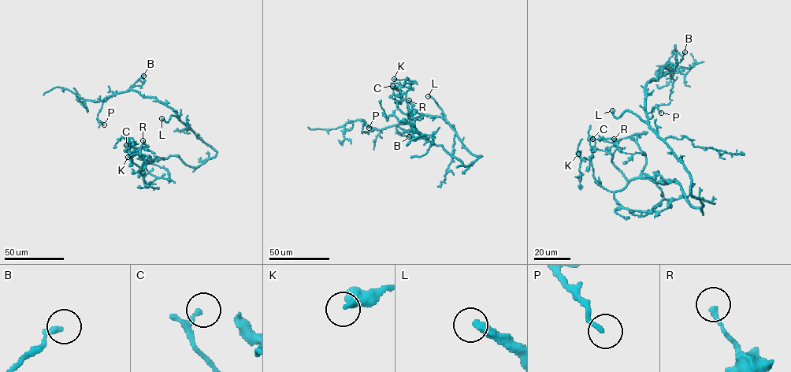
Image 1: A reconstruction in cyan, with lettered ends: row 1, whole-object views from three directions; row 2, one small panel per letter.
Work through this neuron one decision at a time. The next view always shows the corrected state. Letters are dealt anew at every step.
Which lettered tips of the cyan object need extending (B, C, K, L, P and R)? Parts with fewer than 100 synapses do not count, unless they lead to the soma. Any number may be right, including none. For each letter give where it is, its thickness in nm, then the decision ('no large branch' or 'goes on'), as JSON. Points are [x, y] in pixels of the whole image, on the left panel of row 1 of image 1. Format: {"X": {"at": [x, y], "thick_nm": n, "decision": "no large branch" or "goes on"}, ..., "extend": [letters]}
{"B": {"at": [143, 76], "thick_nm": 260, "decision": "no large branch"}, "C": {"at": [126, 145], "thick_nm": 140, "decision": "no large branch"}, "K": {"at": [128, 157], "thick_nm": 320, "decision": "no large branch"}, "L": {"at": [161, 118], "thick_nm": 360, "decision": "goes on"}, "P": {"at": [104, 124], "thick_nm": 200, "decision": "no large branch"}, "R": {"at": [142, 140], "thick_nm": 200, "decision": "no large branch"}, "extend": ["L"]}

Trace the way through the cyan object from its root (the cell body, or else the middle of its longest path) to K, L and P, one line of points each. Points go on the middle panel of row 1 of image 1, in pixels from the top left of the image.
K: (477, 156), (481, 155), (465, 165), (422, 135), (408, 115), (405, 97), (411, 83), (394, 79)
L: (477, 156), (471, 154), (463, 145), (446, 120), (441, 109), (428, 96)
P: (477, 156), (471, 154), (450, 124), (440, 117), (423, 115), (405, 124), (362, 132), (364, 123), (369, 128)

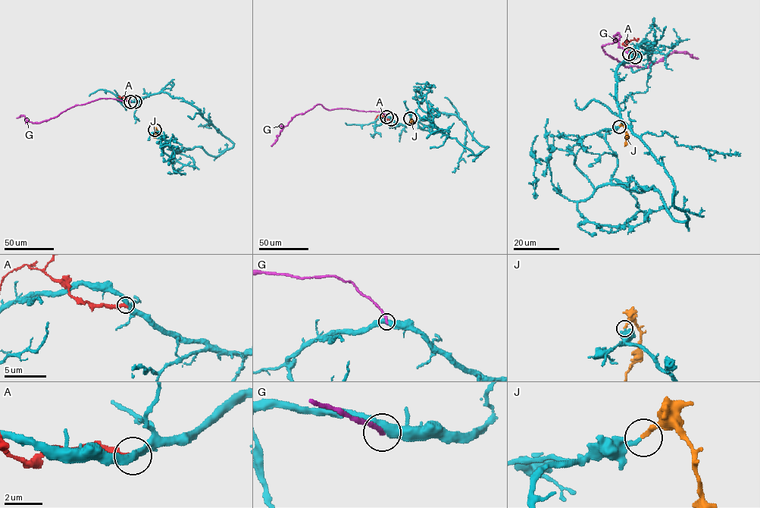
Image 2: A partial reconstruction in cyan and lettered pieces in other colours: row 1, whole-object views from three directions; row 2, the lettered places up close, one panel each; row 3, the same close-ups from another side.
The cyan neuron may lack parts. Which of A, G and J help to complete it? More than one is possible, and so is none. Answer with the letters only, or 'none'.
J

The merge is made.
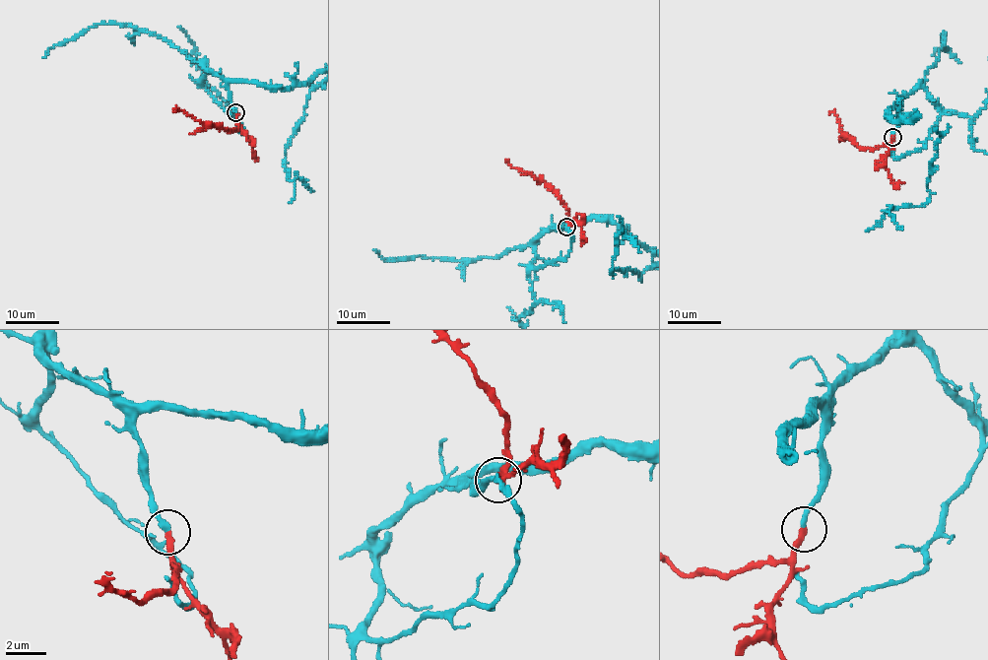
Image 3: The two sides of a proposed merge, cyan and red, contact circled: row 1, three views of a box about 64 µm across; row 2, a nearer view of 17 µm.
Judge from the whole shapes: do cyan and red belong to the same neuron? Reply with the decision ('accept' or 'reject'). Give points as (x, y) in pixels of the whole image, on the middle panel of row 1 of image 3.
accept

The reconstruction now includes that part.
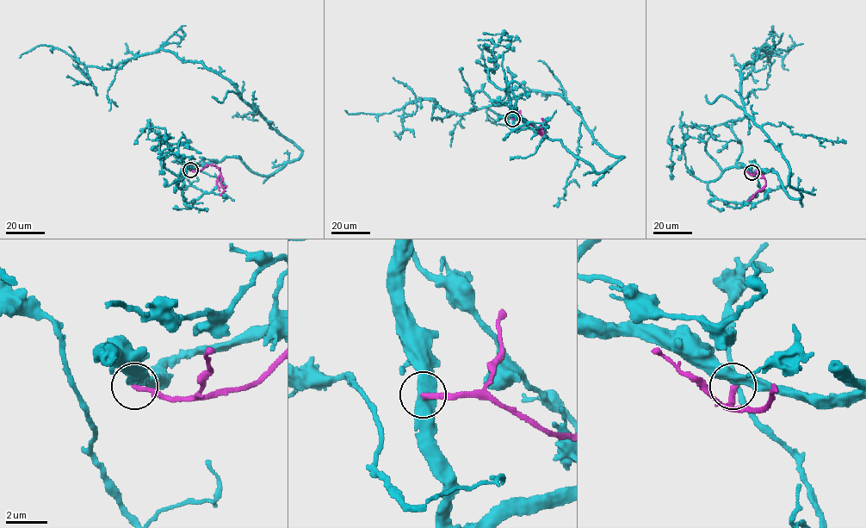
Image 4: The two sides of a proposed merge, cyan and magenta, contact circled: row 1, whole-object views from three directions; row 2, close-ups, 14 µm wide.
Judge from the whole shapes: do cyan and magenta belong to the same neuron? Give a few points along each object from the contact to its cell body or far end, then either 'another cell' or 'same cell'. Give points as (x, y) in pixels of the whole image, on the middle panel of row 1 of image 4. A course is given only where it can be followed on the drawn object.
course cyan (512, 119), (598, 172), (623, 157), (554, 94), (458, 114), (424, 99), (345, 110); course magenta (512, 119), (535, 126), (542, 135), (542, 127), (547, 123), (541, 118); another cell

